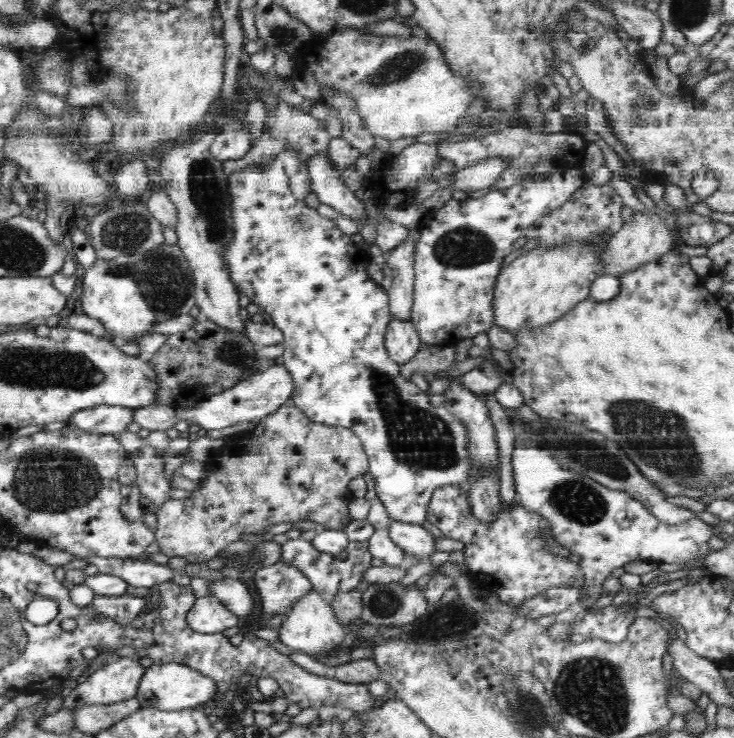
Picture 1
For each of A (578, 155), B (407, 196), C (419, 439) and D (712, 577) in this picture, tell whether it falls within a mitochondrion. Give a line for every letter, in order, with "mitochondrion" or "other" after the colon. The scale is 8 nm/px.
A: other
B: other
C: mitochondrion
D: other

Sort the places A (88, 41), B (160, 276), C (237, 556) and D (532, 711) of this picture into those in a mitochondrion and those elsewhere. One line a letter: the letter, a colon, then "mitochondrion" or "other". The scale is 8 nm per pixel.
A: other
B: mitochondrion
C: mitochondrion
D: mitochondrion

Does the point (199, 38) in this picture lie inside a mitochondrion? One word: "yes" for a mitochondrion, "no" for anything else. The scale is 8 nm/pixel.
no

